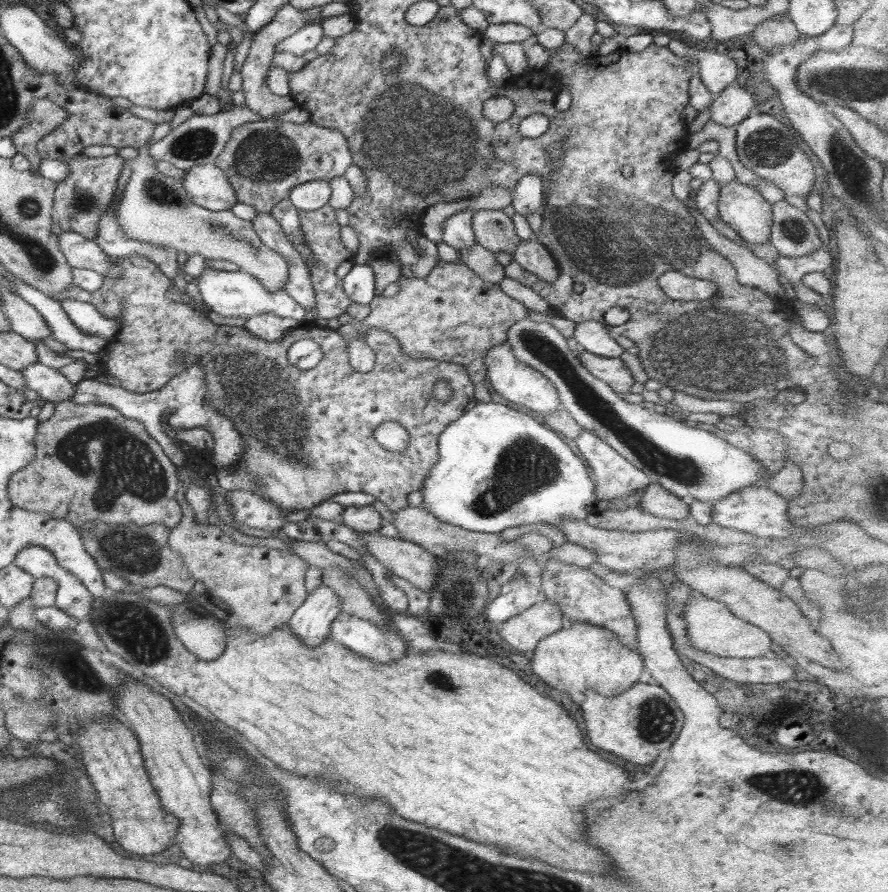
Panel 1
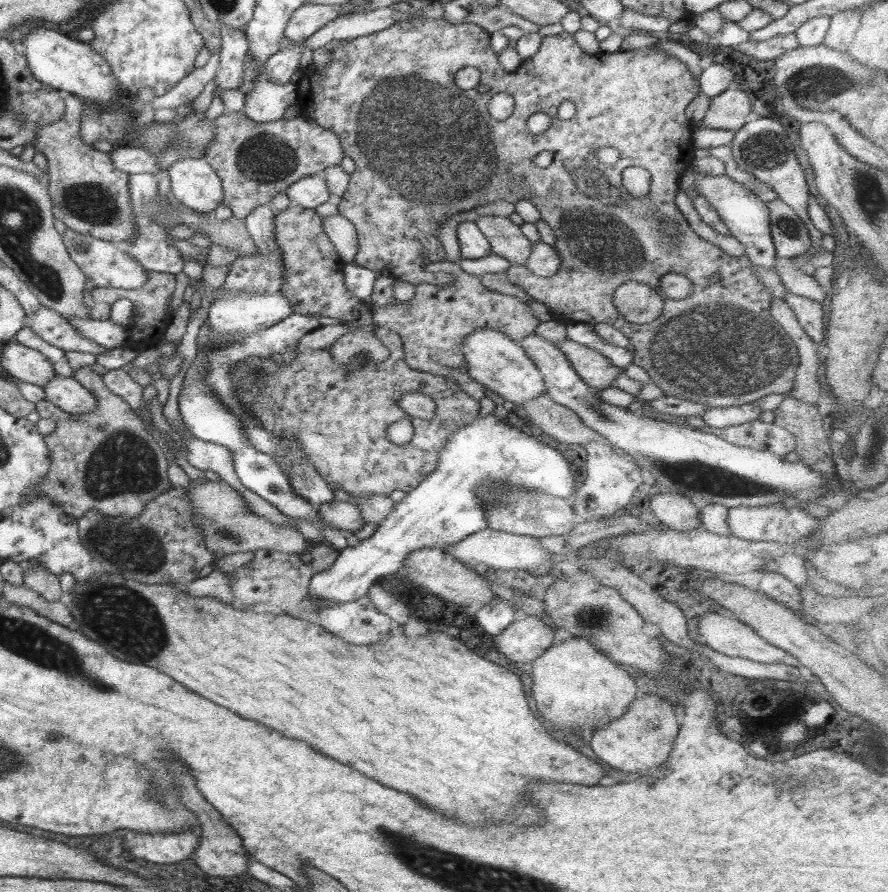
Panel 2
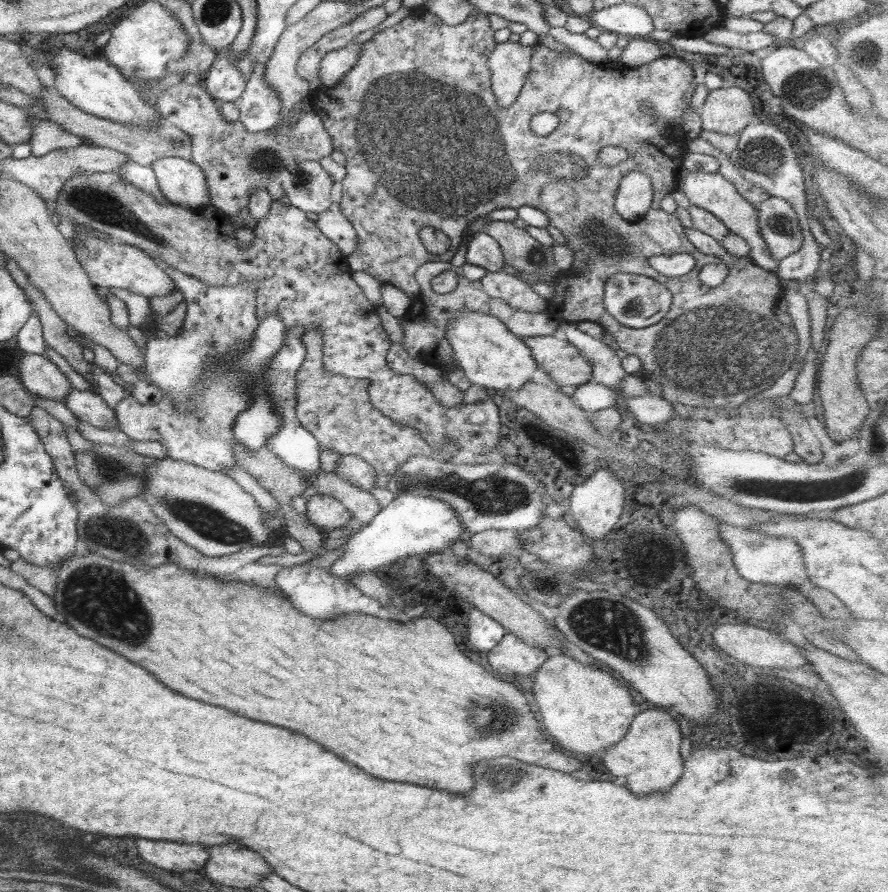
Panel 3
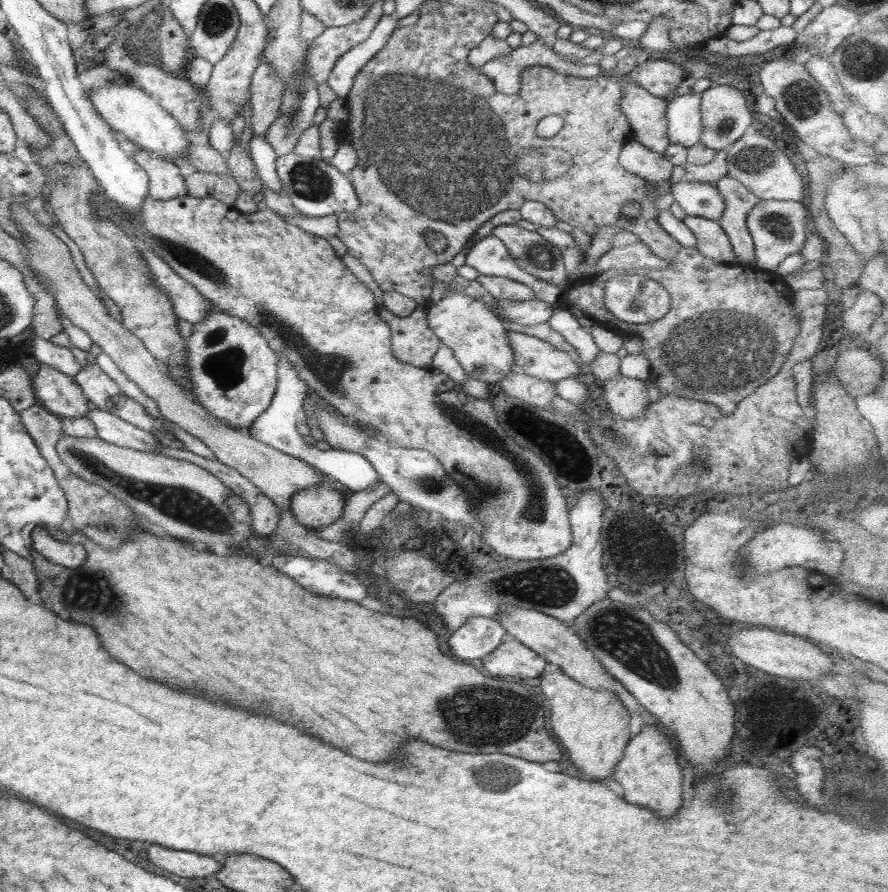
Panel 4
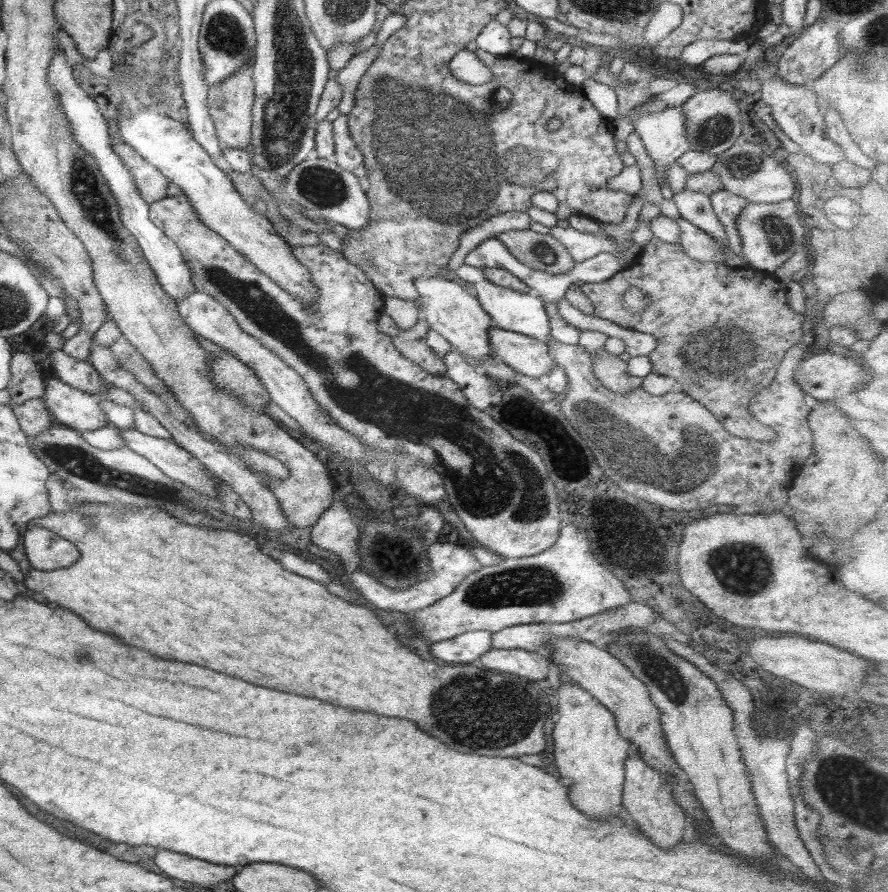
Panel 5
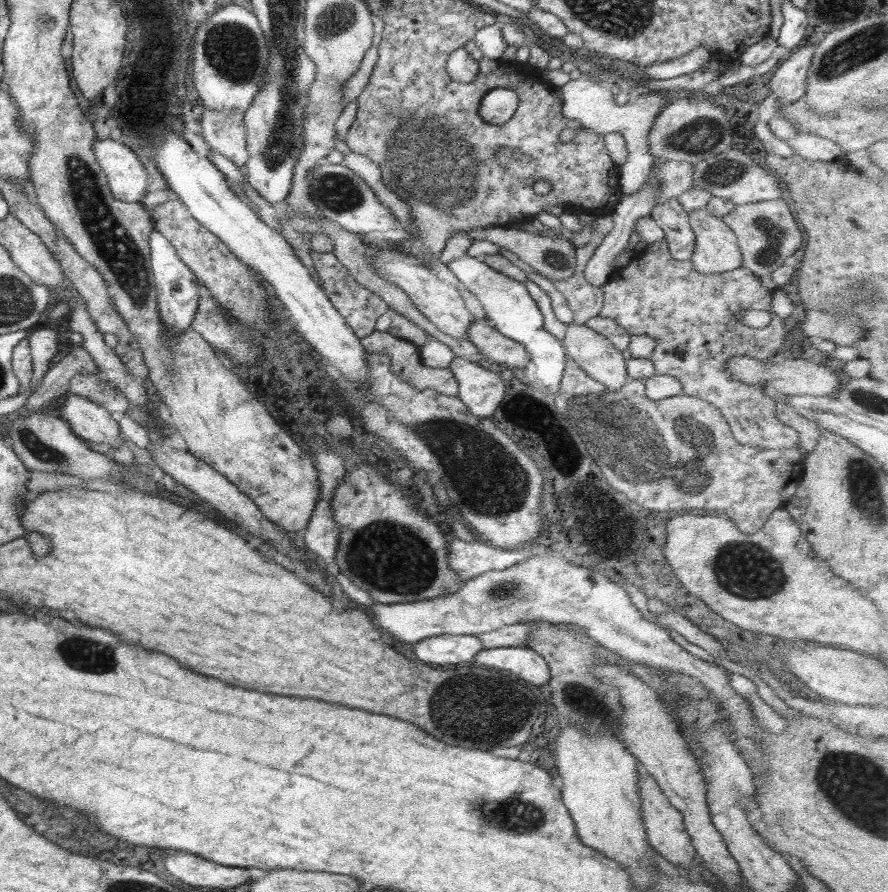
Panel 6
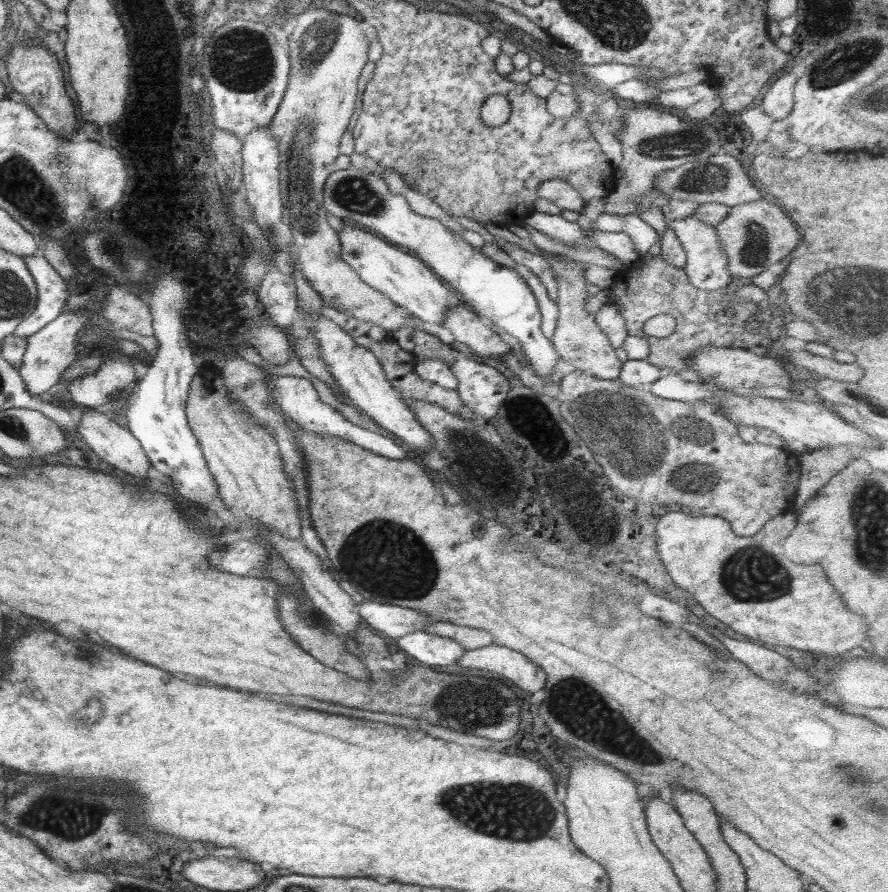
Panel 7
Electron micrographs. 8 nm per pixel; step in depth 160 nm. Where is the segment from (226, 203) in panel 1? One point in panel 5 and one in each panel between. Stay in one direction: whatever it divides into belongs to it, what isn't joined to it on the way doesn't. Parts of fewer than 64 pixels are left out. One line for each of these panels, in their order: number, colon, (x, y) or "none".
2: (194, 183)
3: (183, 183)
4: (165, 182)
5: (152, 184)

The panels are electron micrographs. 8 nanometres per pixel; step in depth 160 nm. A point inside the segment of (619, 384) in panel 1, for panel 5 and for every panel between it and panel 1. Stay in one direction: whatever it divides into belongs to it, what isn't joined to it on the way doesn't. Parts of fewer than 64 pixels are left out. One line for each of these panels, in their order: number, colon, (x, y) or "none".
2: (594, 368)
3: (559, 358)
4: (540, 359)
5: (525, 354)

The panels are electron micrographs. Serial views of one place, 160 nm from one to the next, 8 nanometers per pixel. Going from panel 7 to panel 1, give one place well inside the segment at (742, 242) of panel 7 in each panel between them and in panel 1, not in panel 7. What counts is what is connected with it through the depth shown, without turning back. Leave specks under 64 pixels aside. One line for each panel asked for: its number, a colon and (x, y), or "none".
1: (793, 234)
2: (790, 236)
3: (779, 226)
4: (778, 228)
5: (771, 233)
6: (767, 232)

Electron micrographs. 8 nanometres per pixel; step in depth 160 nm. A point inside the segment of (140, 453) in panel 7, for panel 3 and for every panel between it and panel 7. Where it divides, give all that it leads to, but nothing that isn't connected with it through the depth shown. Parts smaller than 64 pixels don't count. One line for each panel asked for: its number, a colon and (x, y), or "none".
3: (40, 376)
4: (57, 392)
5: (70, 407)
6: (92, 422)

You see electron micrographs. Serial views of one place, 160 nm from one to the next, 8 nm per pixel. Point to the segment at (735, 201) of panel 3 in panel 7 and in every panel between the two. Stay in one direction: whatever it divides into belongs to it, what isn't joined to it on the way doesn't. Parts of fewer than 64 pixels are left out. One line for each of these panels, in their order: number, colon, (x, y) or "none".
4: (702, 202)
5: (695, 207)
6: (717, 250)
7: (707, 264)

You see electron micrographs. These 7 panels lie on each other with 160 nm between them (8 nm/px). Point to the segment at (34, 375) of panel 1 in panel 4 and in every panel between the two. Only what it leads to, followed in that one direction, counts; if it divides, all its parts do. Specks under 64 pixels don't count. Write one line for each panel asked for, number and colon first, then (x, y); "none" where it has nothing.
2: (67, 393)
3: (88, 406)
4: (111, 428)

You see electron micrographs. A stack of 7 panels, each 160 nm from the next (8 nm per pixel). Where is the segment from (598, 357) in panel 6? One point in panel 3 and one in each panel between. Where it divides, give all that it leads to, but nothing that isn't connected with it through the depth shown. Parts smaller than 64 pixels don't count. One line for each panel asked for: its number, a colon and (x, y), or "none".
3: (648, 408)
4: (627, 397)
5: (612, 372)

